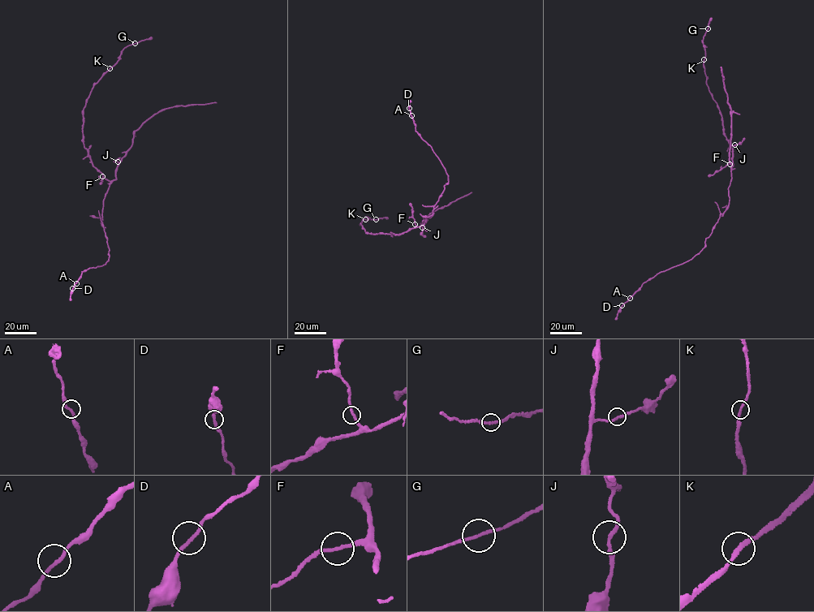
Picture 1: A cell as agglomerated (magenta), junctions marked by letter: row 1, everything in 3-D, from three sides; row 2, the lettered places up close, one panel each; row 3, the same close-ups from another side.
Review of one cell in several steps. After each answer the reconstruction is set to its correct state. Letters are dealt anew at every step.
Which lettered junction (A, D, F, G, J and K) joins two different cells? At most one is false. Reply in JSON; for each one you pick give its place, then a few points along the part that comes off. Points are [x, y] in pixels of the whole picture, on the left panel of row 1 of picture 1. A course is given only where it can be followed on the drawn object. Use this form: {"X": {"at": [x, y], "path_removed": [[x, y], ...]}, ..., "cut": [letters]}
{"cut": []}

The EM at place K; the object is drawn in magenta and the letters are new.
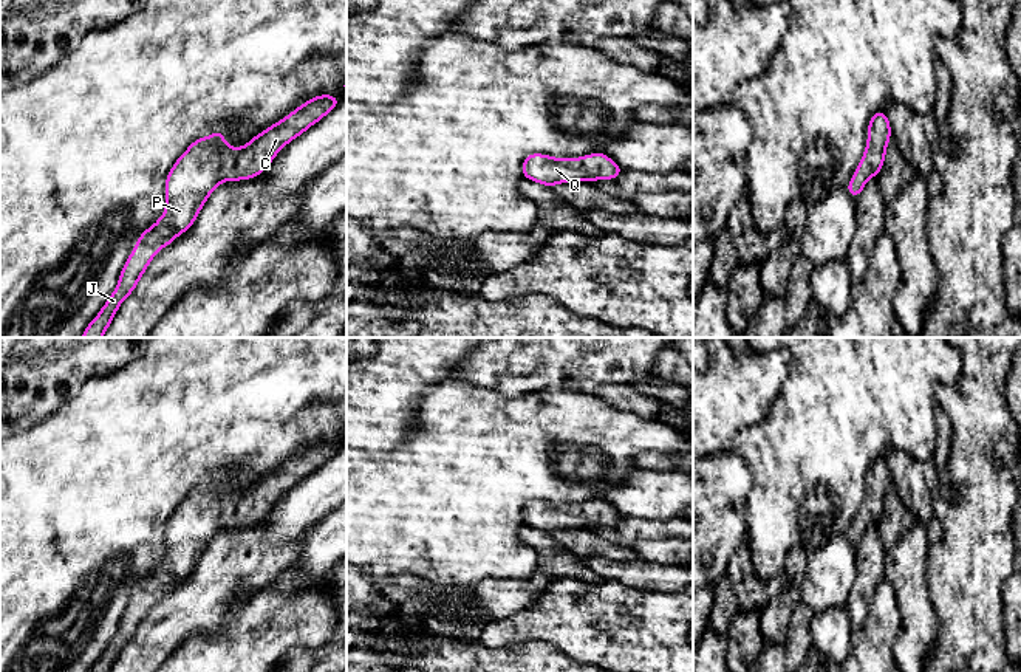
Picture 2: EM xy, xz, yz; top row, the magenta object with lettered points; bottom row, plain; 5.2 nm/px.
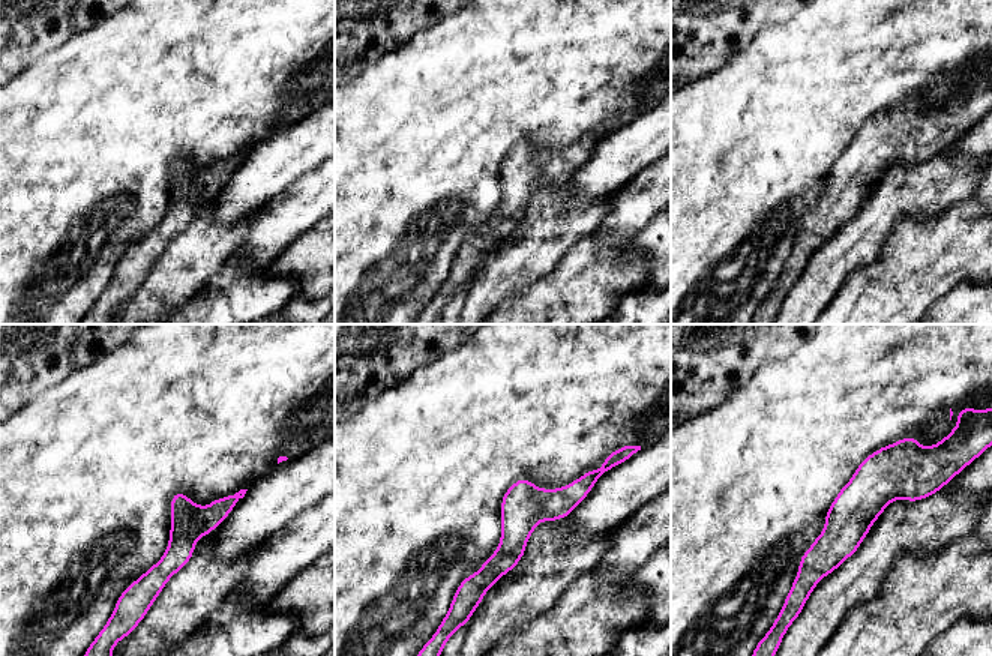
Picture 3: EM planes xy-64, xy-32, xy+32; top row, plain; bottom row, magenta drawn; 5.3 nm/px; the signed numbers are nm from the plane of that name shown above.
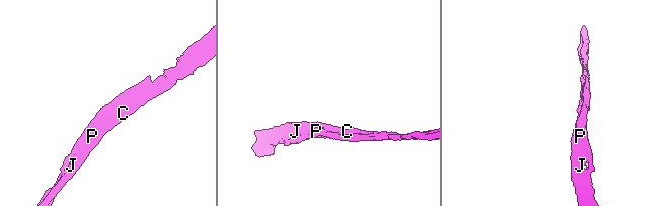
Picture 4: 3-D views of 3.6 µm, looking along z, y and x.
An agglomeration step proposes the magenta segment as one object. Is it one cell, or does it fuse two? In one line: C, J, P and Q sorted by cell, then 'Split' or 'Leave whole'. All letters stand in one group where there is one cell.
Groups: C J P Q. Leave whole

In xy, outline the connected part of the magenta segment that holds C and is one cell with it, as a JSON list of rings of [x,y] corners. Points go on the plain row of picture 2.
[[[319,441],[240,495],[224,489],[224,477],[195,486],[167,520],[166,559],[138,584],[138,591],[119,621],[118,633],[88,672],[111,670],[118,655],[133,639],[155,601],[192,574],[207,543],[221,528],[258,523],[289,488],[334,457],[340,446],[333,441]]]

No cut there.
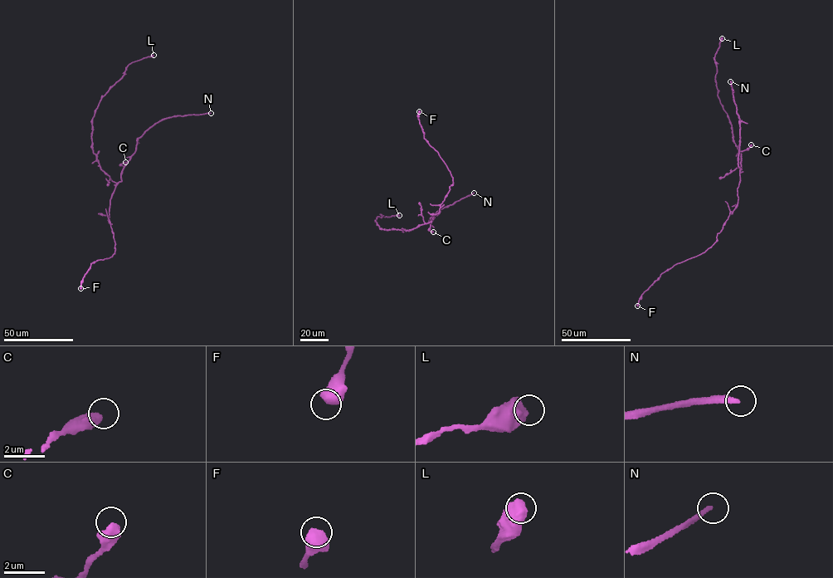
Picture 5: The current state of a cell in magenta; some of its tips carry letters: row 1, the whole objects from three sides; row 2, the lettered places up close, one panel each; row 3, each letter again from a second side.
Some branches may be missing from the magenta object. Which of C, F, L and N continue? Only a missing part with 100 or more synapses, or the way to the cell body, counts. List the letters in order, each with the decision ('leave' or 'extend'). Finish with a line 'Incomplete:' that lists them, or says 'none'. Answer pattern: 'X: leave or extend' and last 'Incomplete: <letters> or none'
C: leave
F: leave
L: leave
N: extend
Incomplete: N

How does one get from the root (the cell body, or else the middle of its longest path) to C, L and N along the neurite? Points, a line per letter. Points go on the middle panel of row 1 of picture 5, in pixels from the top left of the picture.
C: (433, 218), (430, 218), (430, 229), (433, 232)
L: (433, 218), (406, 230), (381, 229), (374, 220), (378, 216), (382, 217), (381, 214), (399, 215)
N: (433, 218), (440, 209), (474, 193)

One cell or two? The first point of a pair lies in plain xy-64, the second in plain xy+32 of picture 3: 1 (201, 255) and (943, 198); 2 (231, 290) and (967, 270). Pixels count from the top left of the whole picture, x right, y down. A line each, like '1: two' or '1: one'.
1: one
2: one

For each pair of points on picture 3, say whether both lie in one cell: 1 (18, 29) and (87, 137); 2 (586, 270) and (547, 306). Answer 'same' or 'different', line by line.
1: different
2: same

